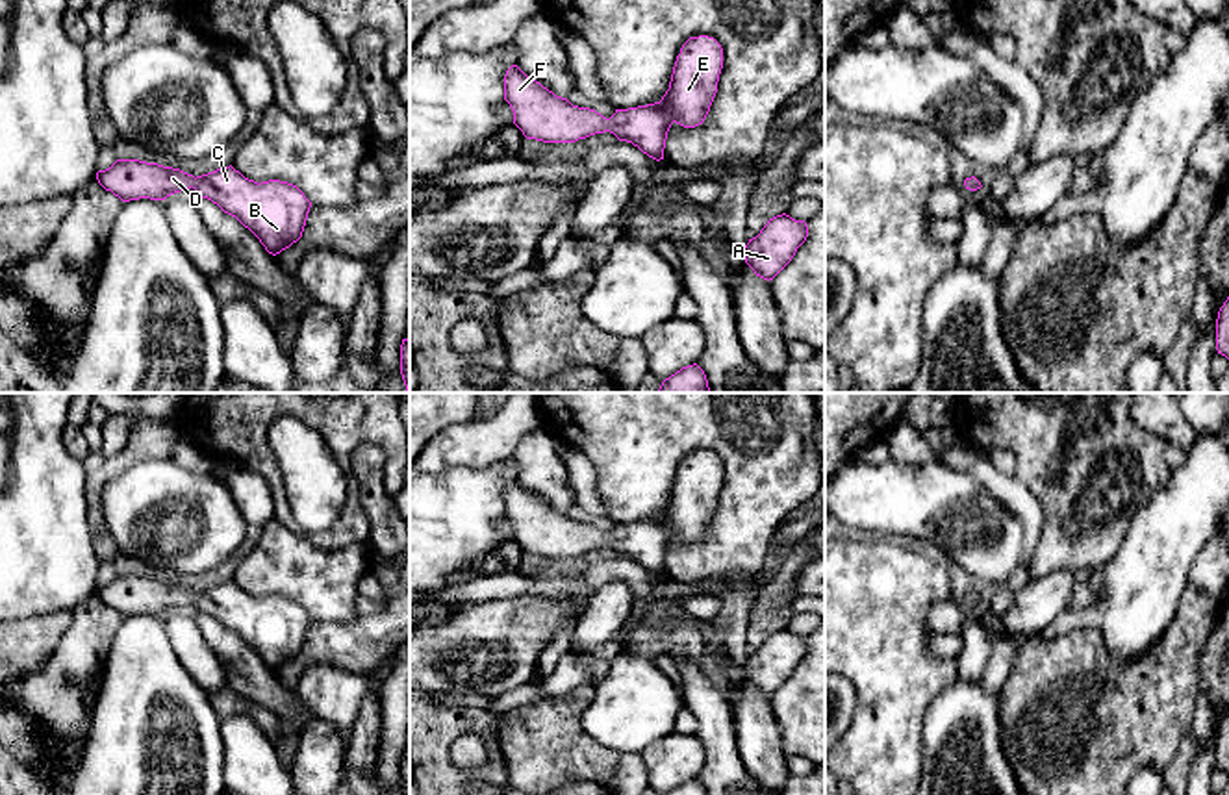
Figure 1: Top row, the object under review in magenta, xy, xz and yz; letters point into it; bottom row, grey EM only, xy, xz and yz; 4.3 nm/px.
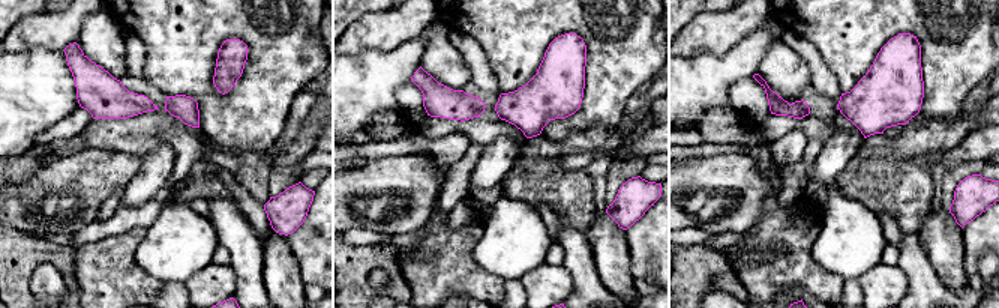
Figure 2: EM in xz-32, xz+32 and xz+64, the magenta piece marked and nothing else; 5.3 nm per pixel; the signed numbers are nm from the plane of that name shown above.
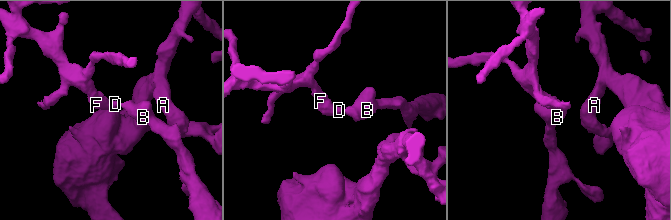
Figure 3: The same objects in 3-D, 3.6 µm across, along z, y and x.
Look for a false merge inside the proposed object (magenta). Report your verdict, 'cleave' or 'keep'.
keep

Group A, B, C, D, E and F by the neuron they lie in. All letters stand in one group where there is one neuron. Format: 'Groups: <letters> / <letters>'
Groups: A B C D E F

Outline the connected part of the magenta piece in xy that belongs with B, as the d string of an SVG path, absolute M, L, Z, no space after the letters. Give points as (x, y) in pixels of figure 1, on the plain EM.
M117 574L96 587L98 599L122 617L167 612L195 604L248 643L272 671L302 652L311 617L287 597L254 597L232 580L193 591L180 584L139 574Z

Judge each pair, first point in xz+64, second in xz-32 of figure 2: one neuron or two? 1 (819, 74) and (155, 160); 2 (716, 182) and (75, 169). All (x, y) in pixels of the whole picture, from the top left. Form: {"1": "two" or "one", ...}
{"1": "one", "2": "one"}

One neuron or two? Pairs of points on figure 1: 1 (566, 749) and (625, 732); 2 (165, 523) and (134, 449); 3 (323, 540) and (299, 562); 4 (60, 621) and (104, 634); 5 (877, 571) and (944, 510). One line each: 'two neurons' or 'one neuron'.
1: two neurons
2: two neurons
3: two neurons
4: two neurons
5: two neurons

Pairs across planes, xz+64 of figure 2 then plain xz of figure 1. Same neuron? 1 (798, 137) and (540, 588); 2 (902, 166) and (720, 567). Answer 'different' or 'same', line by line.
1: same
2: different

